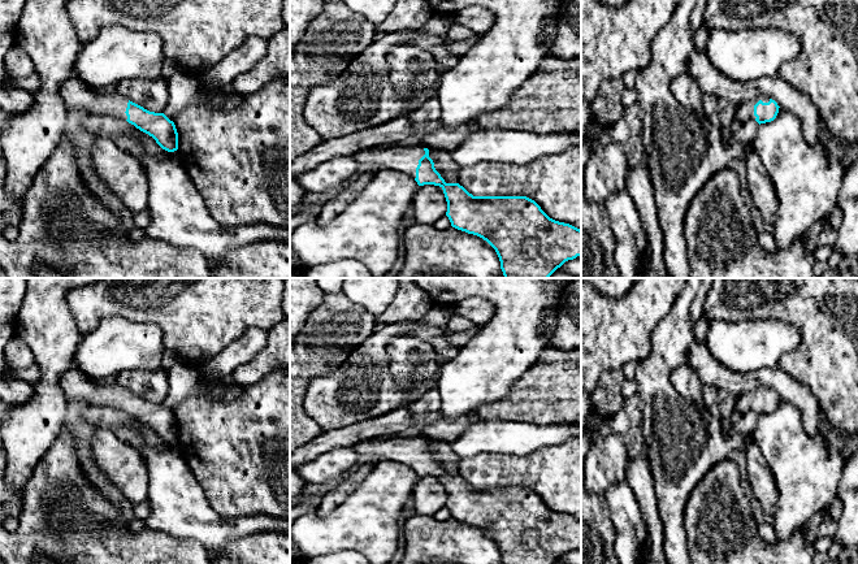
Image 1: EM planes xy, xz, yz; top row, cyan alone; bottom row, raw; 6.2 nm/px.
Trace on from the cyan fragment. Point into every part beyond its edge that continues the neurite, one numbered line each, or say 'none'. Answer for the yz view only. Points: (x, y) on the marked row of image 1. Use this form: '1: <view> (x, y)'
1: yz (746, 111)

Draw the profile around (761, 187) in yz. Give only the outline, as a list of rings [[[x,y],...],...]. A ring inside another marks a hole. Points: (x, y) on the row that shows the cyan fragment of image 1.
[[[751,151],[745,159],[750,195],[764,222],[774,225],[777,218],[777,195],[759,156]]]

